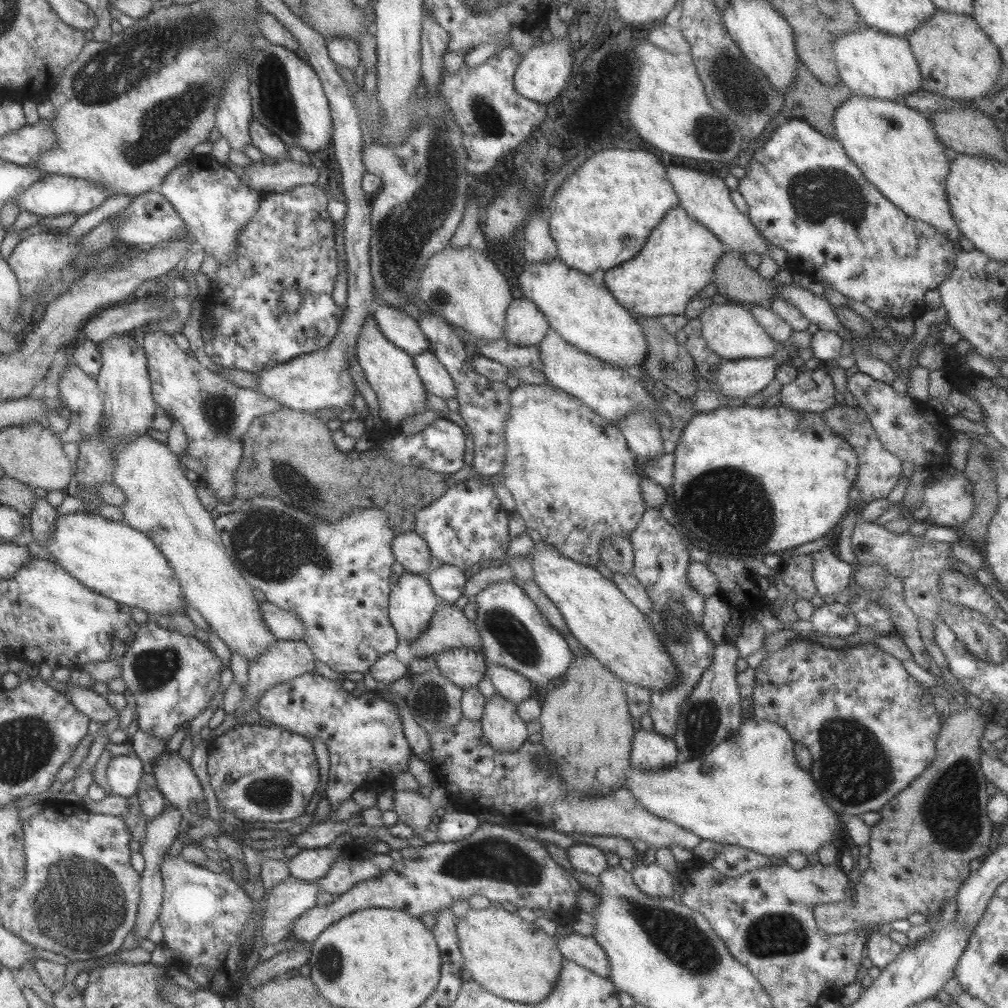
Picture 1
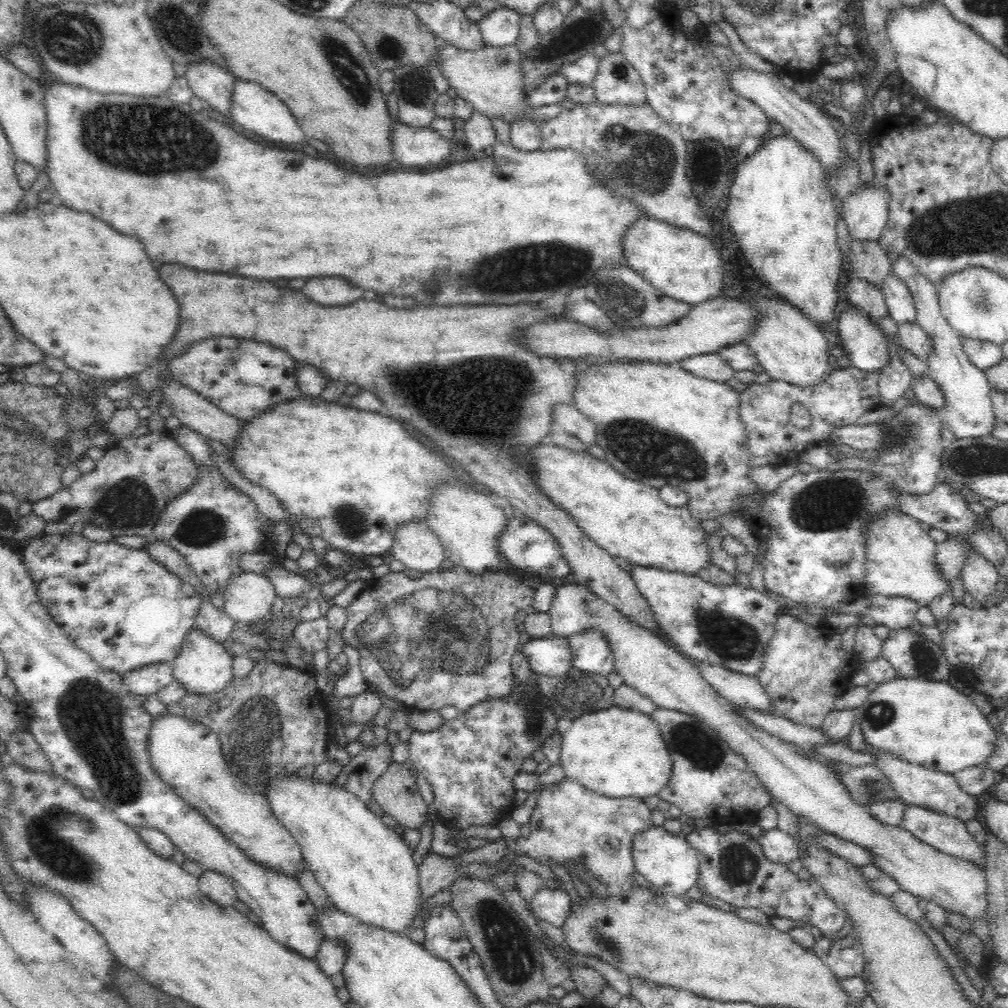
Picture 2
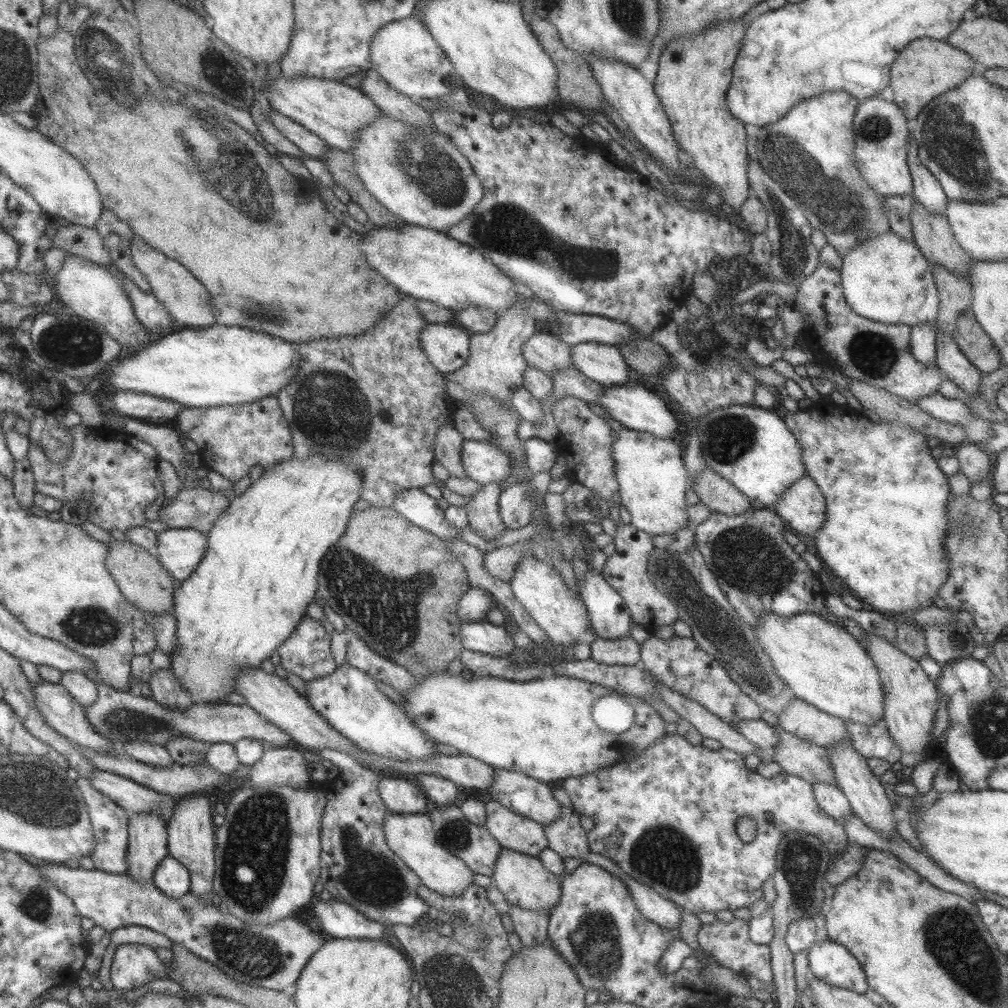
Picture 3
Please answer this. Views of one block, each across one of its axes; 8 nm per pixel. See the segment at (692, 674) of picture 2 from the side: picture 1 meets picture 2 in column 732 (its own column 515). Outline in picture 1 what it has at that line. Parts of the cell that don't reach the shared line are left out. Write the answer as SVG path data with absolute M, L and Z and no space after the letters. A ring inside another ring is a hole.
M498 694L486 700L480 724L483 739L493 751L515 751L528 740L526 723L517 715L516 704Z

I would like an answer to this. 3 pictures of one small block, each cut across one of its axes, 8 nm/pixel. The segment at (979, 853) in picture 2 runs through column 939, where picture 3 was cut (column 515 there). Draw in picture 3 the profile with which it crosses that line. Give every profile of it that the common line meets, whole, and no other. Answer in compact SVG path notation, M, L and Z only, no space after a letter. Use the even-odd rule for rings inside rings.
M485 802L487 832L502 848L537 857L547 847L544 826L499 803Z

